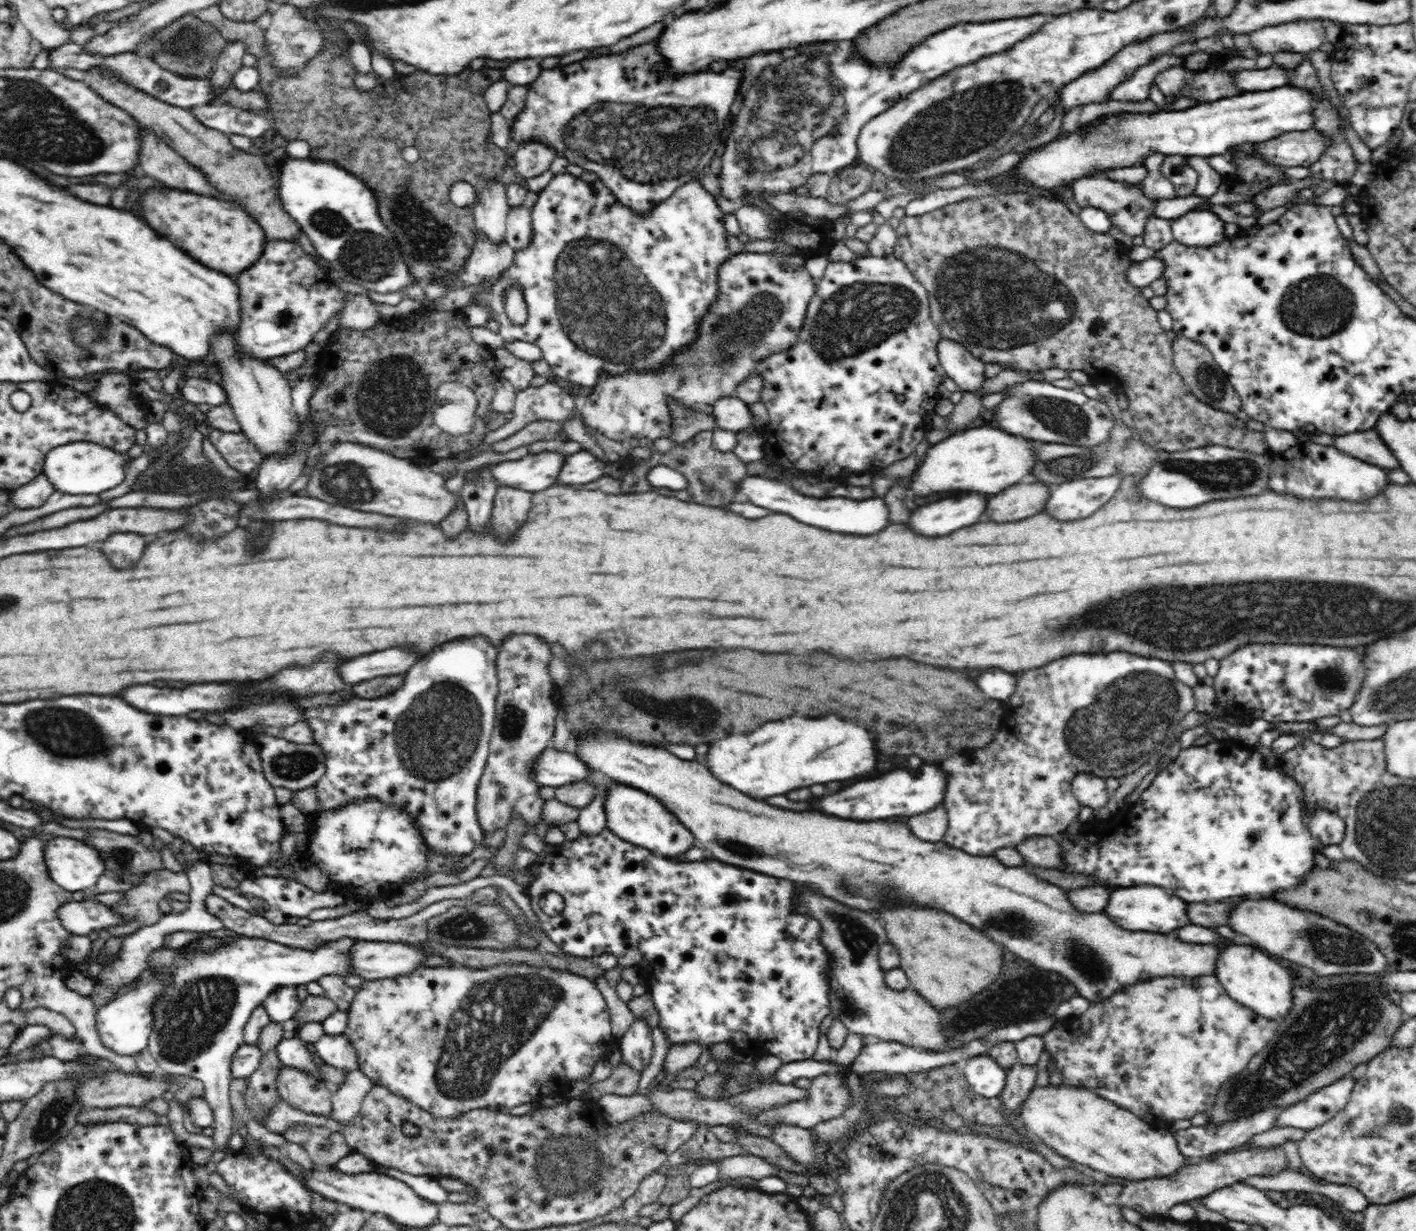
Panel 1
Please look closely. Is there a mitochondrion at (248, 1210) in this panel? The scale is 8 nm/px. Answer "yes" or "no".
no

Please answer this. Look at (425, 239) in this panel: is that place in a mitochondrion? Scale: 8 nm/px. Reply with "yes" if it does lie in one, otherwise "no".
yes

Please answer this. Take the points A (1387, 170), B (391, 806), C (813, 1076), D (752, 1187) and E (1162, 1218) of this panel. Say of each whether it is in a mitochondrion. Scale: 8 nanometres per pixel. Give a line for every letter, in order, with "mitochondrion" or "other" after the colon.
A: other
B: other
C: other
D: other
E: other

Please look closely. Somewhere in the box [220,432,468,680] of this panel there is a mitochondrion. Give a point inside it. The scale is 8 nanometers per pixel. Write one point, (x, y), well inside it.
(349, 482)

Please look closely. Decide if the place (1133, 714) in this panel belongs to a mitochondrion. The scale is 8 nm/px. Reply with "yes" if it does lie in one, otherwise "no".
yes

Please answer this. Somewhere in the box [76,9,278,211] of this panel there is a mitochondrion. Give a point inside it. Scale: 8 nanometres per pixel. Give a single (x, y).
(189, 44)

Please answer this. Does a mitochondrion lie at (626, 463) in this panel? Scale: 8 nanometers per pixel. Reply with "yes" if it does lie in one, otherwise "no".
no

